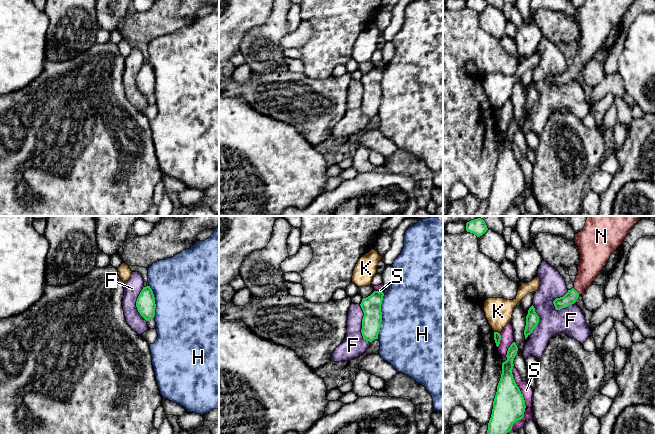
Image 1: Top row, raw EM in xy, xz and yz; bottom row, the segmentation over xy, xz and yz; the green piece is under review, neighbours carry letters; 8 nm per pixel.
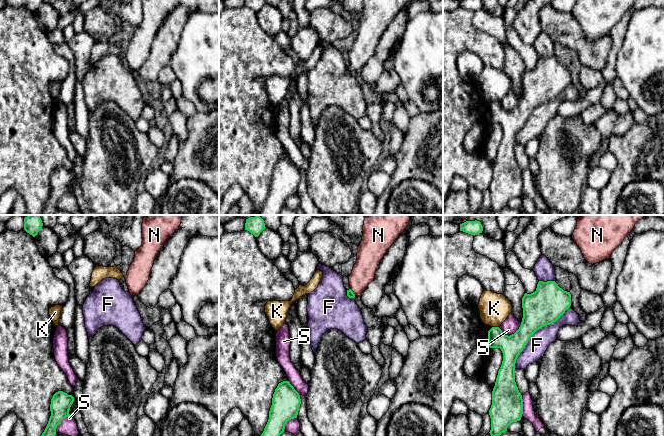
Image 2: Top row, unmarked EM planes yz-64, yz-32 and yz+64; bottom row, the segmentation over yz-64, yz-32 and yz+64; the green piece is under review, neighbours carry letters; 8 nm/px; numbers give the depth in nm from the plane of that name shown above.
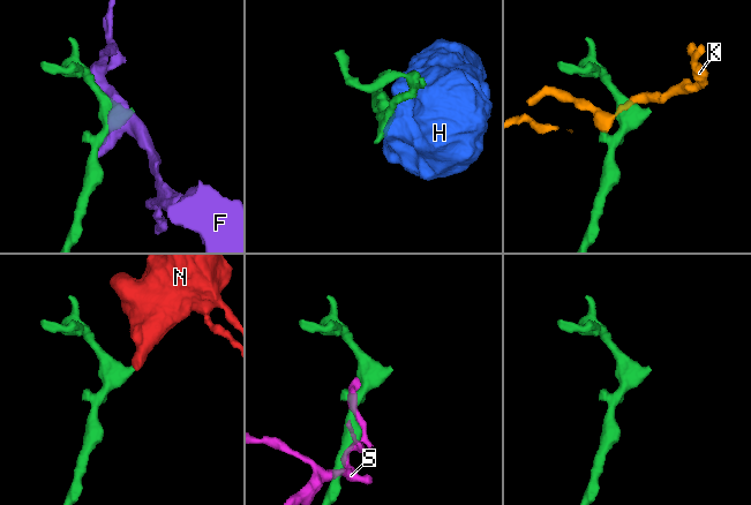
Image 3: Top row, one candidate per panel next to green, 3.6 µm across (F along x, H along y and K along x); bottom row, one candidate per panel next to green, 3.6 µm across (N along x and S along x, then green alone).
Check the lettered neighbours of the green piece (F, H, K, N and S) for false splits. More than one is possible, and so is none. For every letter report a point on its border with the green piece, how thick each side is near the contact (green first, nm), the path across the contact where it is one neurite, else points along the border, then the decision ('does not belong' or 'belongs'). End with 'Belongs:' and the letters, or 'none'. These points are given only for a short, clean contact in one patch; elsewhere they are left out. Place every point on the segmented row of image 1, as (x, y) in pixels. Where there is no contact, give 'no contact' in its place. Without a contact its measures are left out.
F: yz (556, 298) | 100/220 nm | does not belong
H: xz (381, 316) | 160/500 nm | does not belong
K: yz (497, 332) | 60/220 nm | along yz (494, 331), (499, 333) | does not belong
N: yz (576, 291) | 100/180 nm | across yz (570, 297), (576, 291), (591, 264) | belongs
S: yz (516, 385) | 260/90 nm | does not belong
Belongs: N

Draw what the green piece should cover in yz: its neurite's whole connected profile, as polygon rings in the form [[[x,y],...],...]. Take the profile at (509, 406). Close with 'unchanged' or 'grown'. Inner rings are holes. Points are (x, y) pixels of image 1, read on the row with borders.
[[[513,342],[507,351],[507,360],[502,363],[502,374],[493,401],[487,434],[507,434],[515,422],[524,417],[525,400],[517,386],[513,374],[513,360],[518,347]]] | unchanged

